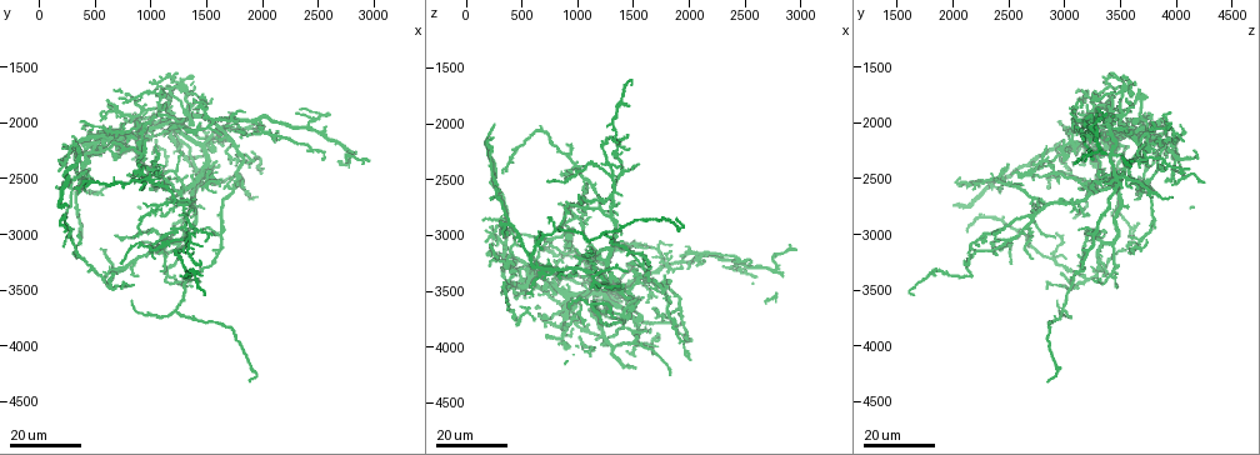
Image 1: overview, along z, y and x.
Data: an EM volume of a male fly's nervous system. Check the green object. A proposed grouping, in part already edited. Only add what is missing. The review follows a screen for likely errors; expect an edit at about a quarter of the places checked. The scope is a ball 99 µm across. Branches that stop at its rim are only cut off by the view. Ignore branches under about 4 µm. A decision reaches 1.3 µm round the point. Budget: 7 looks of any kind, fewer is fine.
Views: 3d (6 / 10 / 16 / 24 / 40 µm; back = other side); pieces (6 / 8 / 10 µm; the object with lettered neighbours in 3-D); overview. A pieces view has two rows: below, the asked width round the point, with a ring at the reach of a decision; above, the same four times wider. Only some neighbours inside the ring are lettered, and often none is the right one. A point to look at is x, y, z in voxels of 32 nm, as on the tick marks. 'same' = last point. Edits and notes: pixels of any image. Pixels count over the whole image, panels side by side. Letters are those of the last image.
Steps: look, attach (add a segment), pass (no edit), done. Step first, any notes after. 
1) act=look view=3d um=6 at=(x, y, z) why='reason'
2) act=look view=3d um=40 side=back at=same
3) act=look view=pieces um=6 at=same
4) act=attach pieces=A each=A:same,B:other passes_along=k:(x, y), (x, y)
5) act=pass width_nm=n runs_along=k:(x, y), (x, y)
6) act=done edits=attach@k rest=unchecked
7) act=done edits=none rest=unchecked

act=look view=3d um=24 at=(320, 2820, 3440) why='thin end'

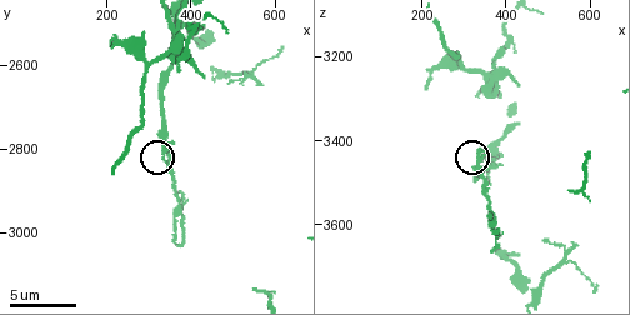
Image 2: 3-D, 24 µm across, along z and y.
act=look view=3d um=6 at=(335, 2825, 3420)

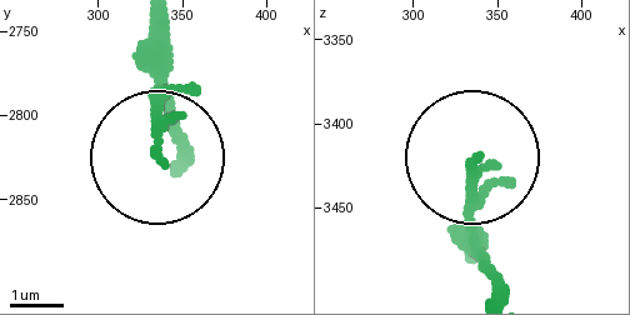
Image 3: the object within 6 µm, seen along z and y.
act=look view=pieces um=8 at=(336, 2826, 3420)

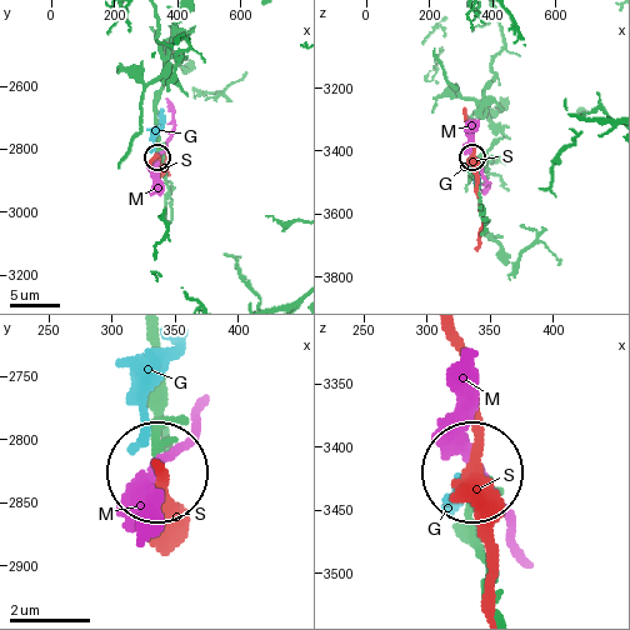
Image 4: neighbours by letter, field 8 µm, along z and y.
act=pass each=G:other,M:other,S:other found='none of them fits'

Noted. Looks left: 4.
act=look view=3d um=16 at=(200, 2860, 3100) why='tapers out'

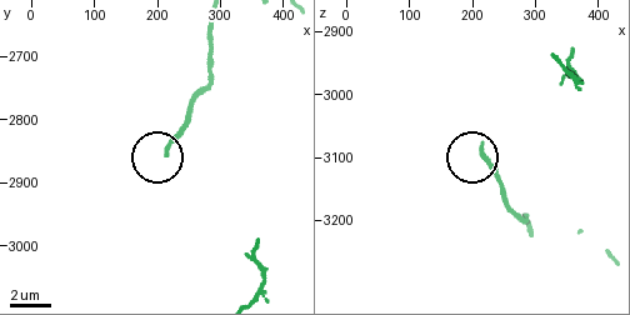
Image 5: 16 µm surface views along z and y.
act=look view=pieces um=10 at=(215, 2850, 3080)

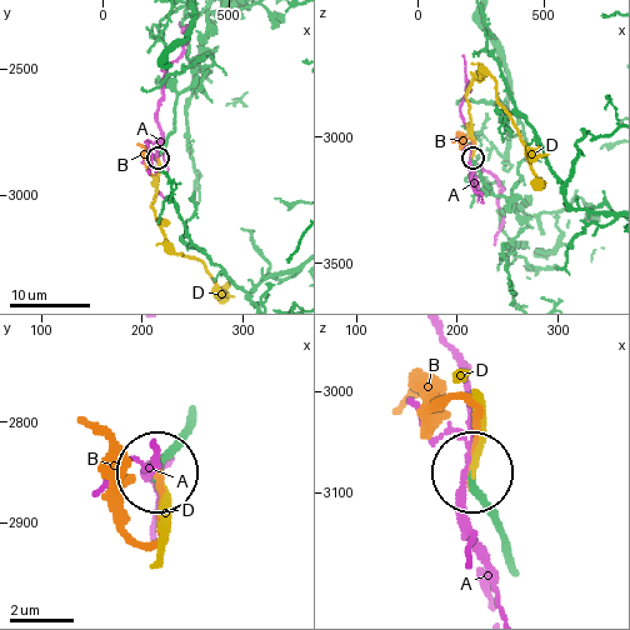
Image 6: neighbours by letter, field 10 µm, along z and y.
act=attach pieces=D width_nm=190 each=A:other,B:other,D:same passes_along=6:(481, 178), (471, 156), (465, 94), (480, 75), (495, 83) found='it goes on there'

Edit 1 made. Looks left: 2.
act=look view=3d um=24 at=(780, 2200, 3540) why='thin end'

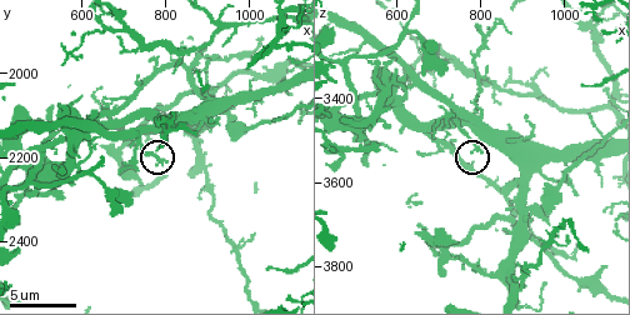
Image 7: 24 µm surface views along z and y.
act=look view=pieces um=8 at=(775, 2220, 3535) why='see the neighbours'

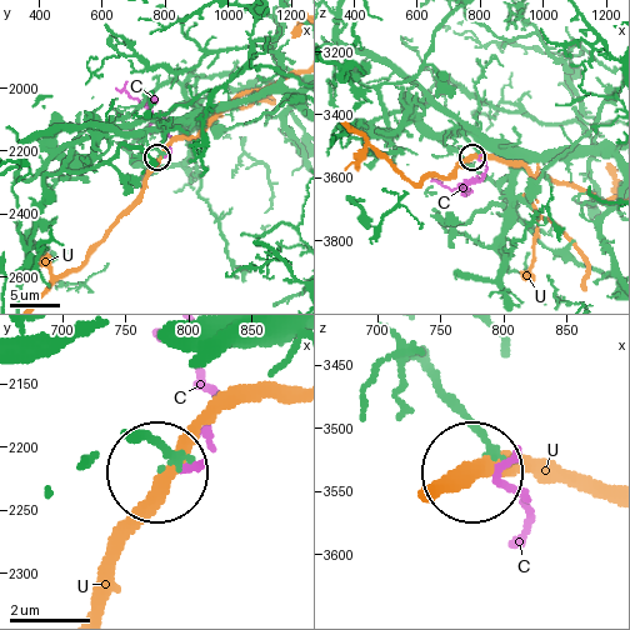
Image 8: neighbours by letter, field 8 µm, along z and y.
act=pass each=C:other,U:other found='none of them fits'

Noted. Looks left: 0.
act=done edits=attach@6 rest=unchecked

